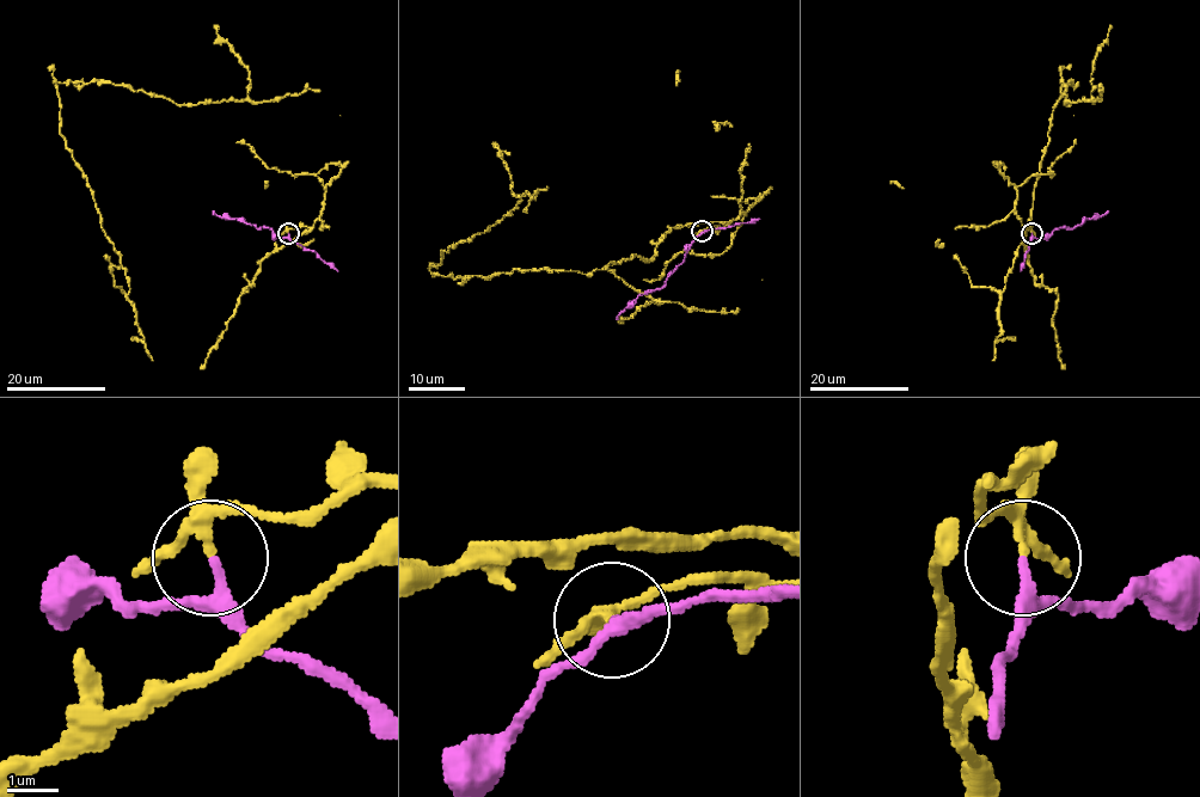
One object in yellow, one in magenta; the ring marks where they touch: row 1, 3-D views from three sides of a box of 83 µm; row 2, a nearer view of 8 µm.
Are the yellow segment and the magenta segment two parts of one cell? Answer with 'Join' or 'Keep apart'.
Keep apart

